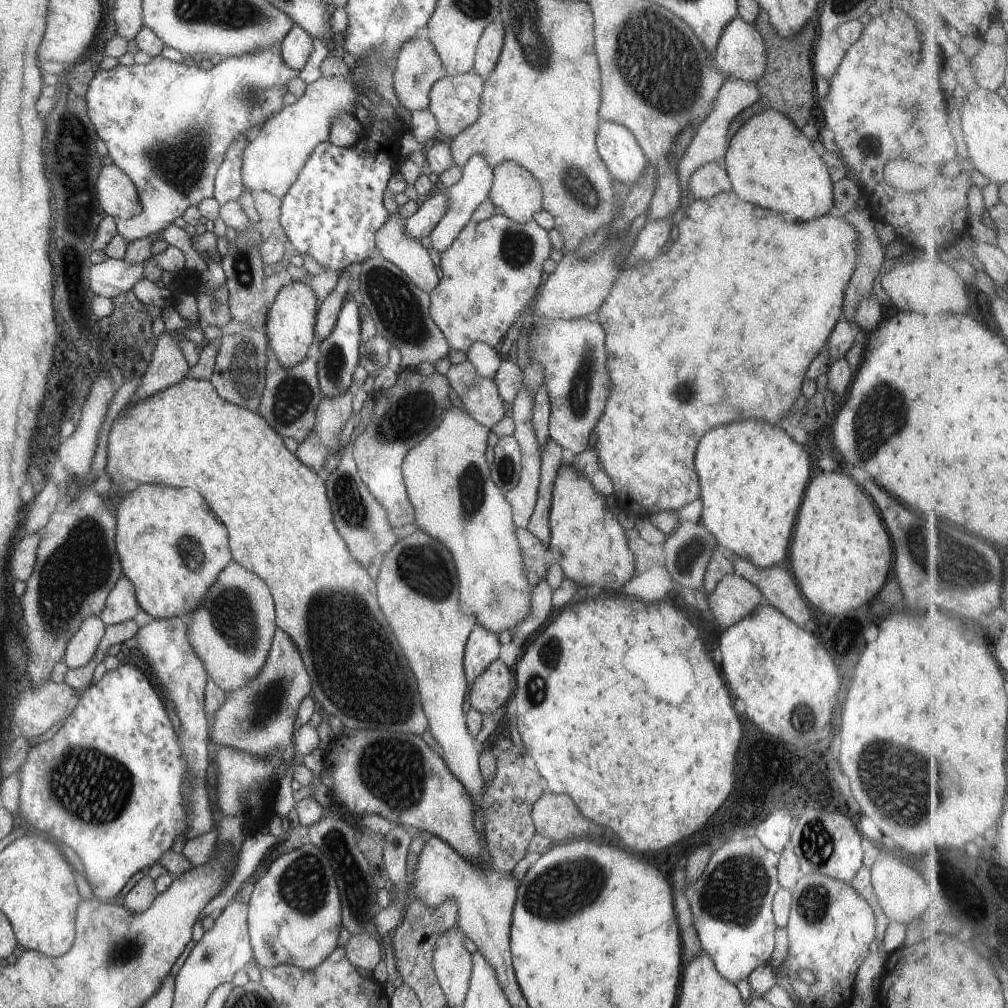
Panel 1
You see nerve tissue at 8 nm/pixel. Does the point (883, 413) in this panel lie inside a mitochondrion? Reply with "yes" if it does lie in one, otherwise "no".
yes

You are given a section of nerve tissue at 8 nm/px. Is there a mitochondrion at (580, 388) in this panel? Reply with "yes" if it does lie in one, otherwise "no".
yes

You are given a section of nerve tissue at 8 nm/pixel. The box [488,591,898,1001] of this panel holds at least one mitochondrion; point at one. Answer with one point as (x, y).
(734, 892)

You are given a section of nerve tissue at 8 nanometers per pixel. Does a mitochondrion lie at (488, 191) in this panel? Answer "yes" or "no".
no

